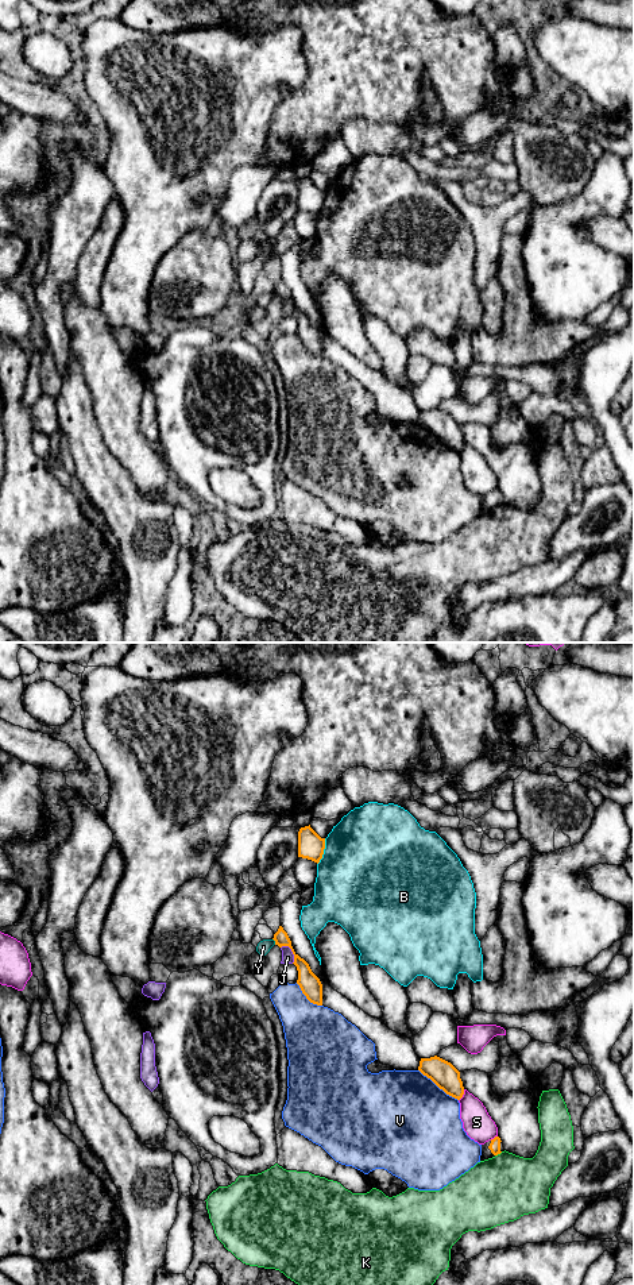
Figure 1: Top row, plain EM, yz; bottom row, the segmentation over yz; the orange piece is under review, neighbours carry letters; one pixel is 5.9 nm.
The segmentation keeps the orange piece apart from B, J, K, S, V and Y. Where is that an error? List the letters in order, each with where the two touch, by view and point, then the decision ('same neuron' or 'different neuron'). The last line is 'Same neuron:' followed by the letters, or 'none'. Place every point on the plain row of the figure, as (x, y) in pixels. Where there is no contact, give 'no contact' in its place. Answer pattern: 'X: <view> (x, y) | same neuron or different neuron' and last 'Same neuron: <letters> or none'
B: yz (323, 204) | different neuron
J: yz (292, 303) | different neuron
K: yz (498, 505) | different neuron
S: yz (463, 446) | different neuron
V: yz (439, 439) | different neuron
Y: yz (274, 292) | different neuron
Same neuron: none

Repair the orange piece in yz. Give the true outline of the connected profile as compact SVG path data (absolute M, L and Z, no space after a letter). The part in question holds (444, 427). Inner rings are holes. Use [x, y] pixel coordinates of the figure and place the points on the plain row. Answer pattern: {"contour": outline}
{"contour": "M434 408L421 410L418 422L430 431L446 447L460 452L464 447L460 424L448 413Z"}

